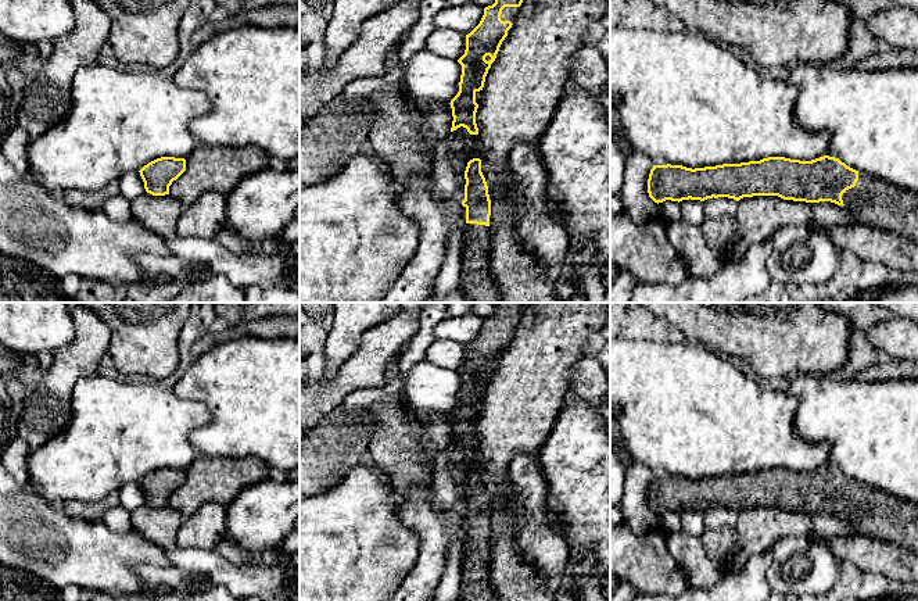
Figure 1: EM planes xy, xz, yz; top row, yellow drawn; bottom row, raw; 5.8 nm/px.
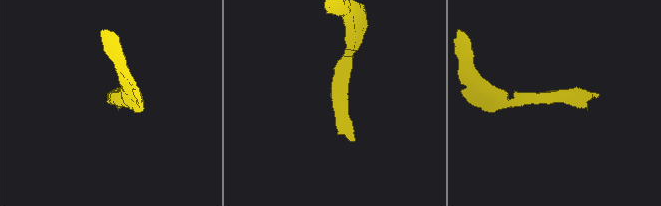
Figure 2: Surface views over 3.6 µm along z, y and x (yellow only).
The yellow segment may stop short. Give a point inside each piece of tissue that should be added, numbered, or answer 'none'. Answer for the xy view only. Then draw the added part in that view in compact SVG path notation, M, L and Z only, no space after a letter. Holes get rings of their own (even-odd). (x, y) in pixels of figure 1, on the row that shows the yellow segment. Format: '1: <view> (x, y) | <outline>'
none

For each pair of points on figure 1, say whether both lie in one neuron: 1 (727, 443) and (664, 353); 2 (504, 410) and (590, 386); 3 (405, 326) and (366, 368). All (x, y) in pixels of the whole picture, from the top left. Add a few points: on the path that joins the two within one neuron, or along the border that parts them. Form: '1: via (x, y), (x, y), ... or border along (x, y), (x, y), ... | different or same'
1: via (705, 421), (664, 381), (664, 375) | same
2: border along (580, 360), (573, 367), (570, 393) | different
3: via (395, 336), (373, 358) | same

